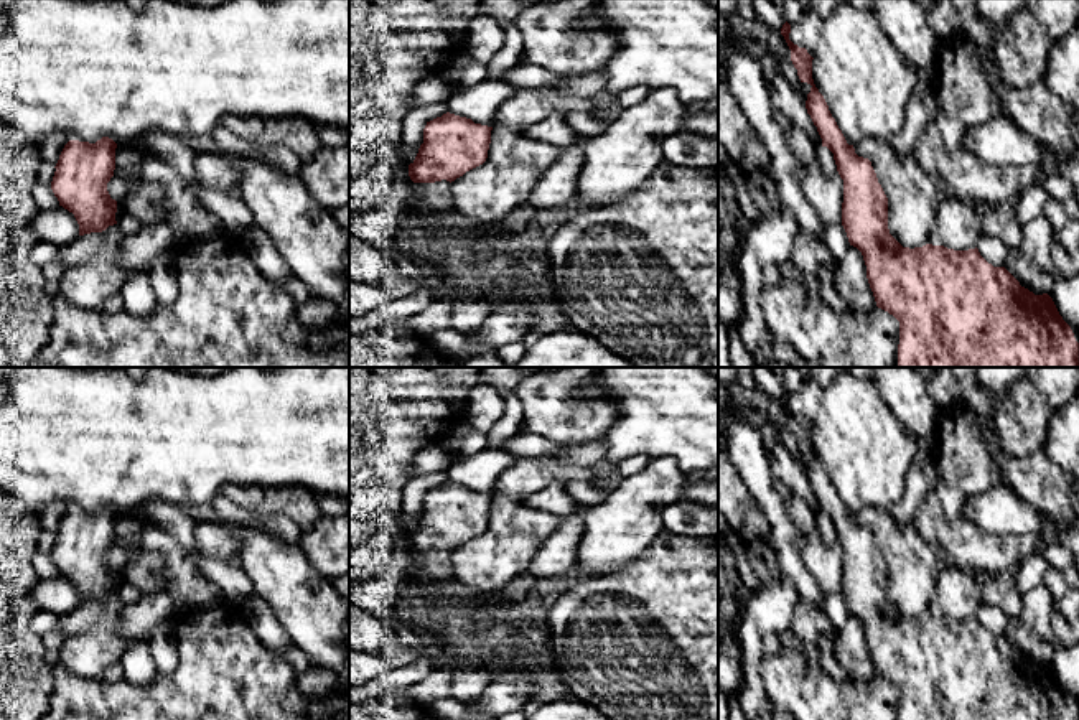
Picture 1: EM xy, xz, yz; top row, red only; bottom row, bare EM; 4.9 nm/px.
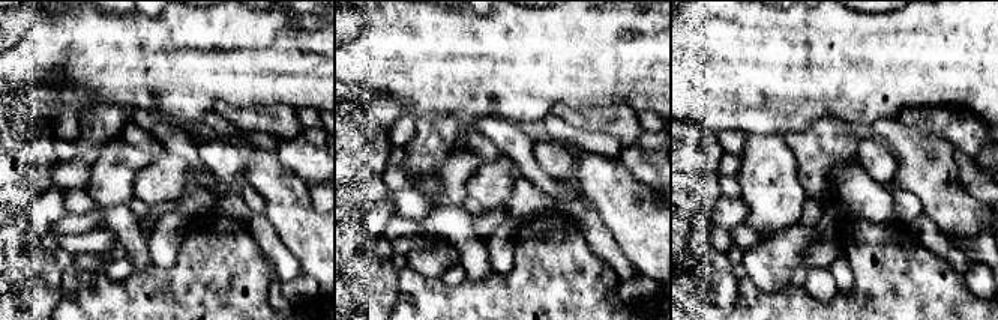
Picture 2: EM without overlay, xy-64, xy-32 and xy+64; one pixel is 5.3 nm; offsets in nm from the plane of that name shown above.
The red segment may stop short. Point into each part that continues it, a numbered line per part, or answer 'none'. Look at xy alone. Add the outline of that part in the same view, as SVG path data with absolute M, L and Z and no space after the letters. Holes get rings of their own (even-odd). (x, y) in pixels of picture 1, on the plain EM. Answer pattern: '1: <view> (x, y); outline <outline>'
none

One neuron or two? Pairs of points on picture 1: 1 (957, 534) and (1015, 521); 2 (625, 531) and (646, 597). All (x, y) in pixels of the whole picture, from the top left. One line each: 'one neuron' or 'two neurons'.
1: two neurons
2: two neurons

